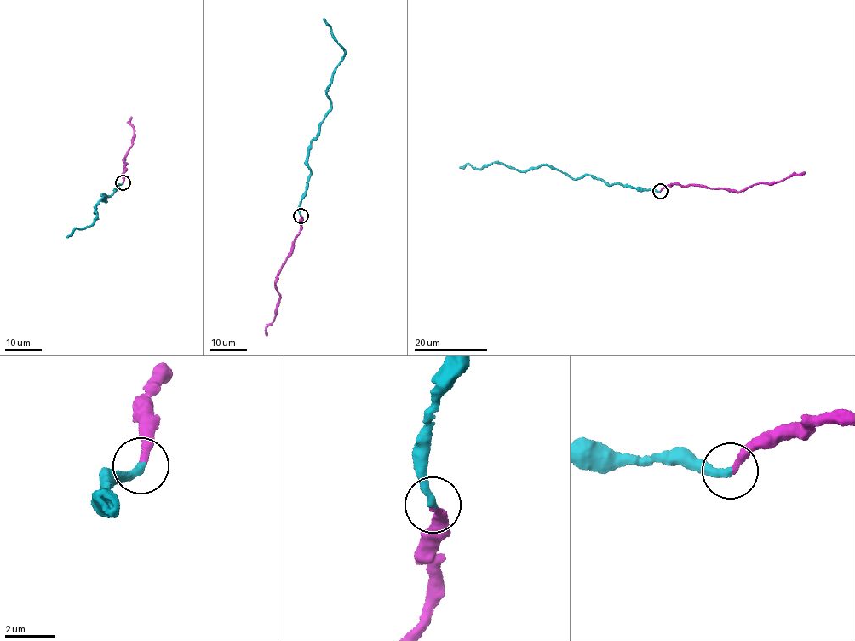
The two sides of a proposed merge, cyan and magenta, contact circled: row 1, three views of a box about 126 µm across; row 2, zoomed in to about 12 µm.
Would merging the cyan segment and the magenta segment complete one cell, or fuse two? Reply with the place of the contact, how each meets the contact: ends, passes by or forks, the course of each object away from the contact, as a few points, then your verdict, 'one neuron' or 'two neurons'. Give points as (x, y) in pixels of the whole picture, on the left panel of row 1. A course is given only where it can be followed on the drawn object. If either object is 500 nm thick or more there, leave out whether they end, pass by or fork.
(123, 182) | cyan ends | magenta ends | cyan via (123, 182), (109, 197), (101, 195), (105, 202), (102, 197), (94, 207), (94, 221), (65, 237) | magenta via (123, 182), (123, 171), (127, 169), (124, 166), (128, 163), (123, 160), (135, 137), (129, 124), (132, 117) | one neuron

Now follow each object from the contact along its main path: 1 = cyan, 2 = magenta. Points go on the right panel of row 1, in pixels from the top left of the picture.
1: (660, 191), (606, 185), (588, 176), (570, 178), (546, 164), (524, 170), (496, 162), (460, 167)
2: (660, 191), (674, 184), (743, 192), (754, 184), (773, 184), (805, 172)

